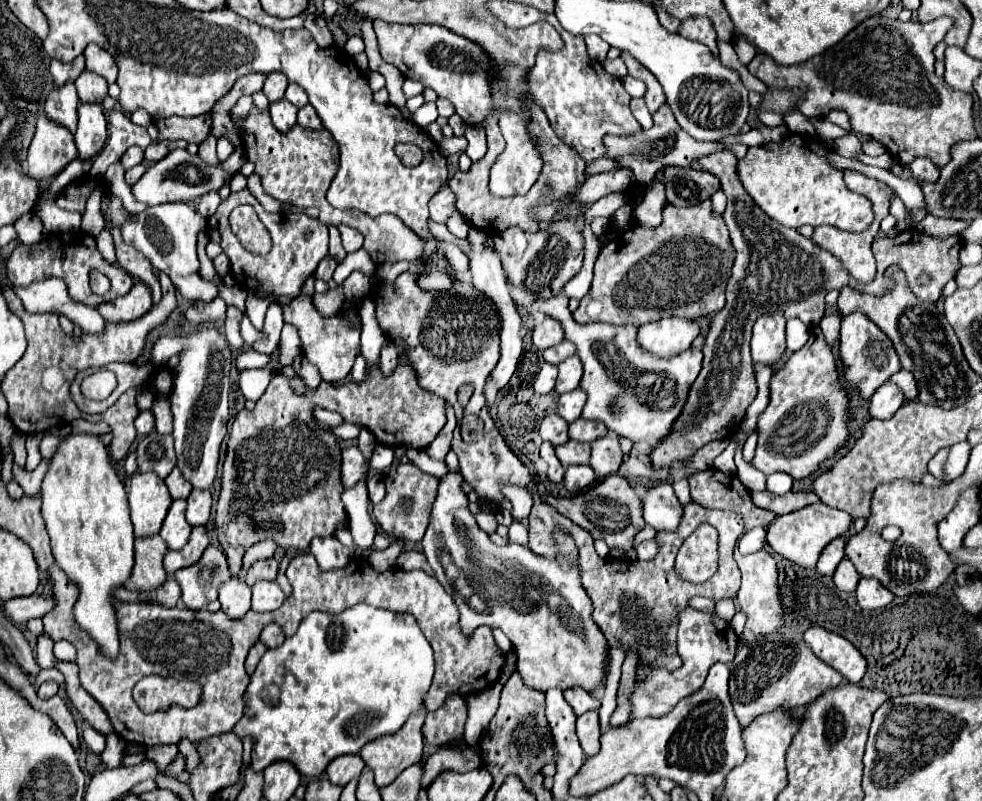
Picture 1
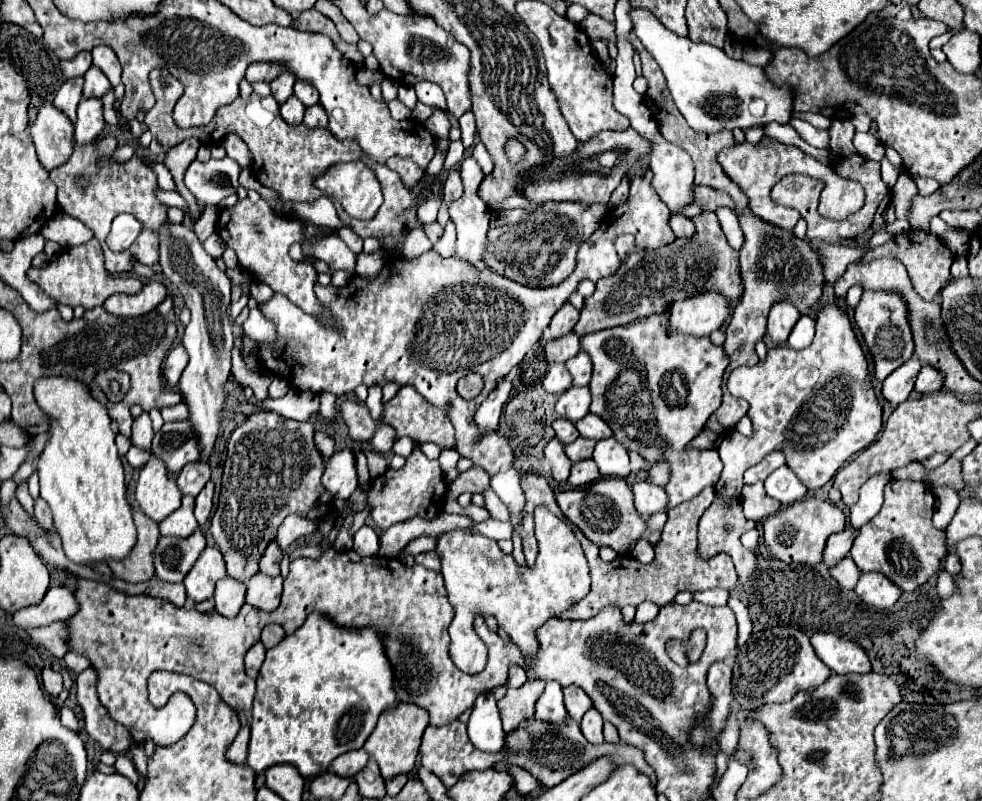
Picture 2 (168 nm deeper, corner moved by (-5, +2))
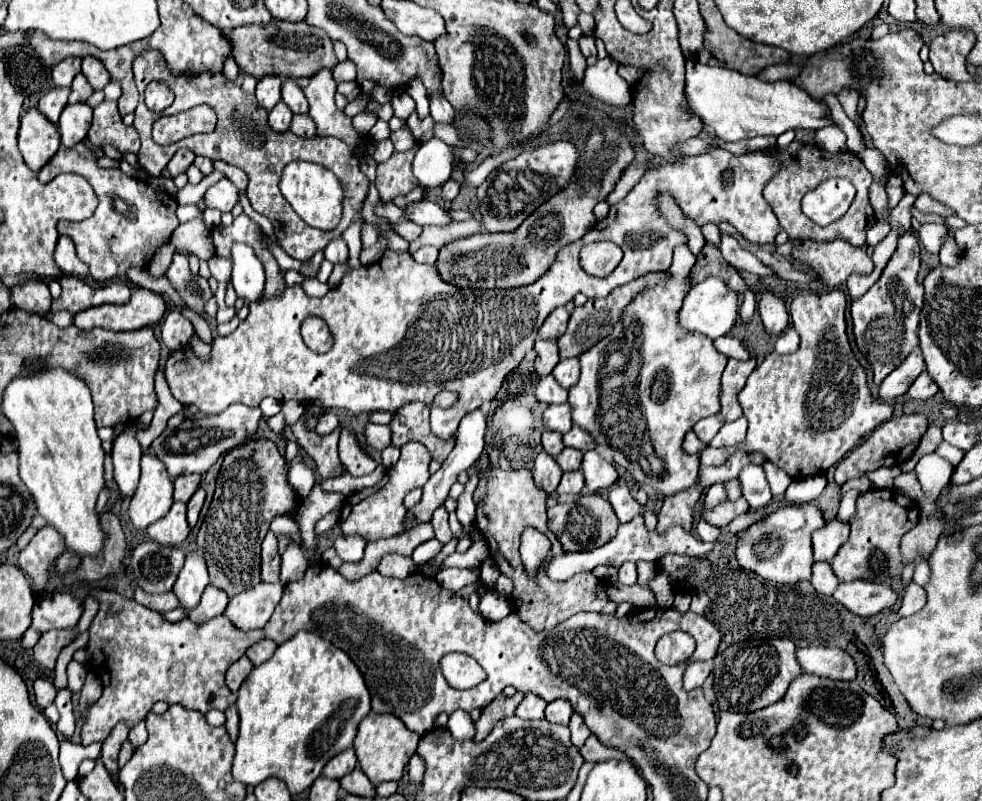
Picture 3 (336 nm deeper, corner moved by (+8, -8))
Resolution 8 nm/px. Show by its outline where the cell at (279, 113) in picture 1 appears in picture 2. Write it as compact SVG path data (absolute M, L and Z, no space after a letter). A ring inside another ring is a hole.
M294 95L280 105L280 113L282 113L282 119L286 119L288 123L302 123L302 117L304 117L304 105L302 101L298 101Z

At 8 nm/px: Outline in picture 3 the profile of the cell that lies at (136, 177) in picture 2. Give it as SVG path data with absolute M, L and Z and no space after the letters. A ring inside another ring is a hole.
M83 141L71 149L59 147L55 157L39 171L39 179L47 183L59 173L77 173L89 179L99 197L99 205L93 217L79 223L59 221L57 225L61 235L73 239L77 255L89 266L89 275L95 283L109 279L125 279L127 271L133 267L143 269L151 261L155 251L161 245L169 243L173 229L179 225L179 219L175 215L177 203L173 201L173 197L169 197L167 193L157 193L141 179L127 177L121 169L99 167L95 151Z

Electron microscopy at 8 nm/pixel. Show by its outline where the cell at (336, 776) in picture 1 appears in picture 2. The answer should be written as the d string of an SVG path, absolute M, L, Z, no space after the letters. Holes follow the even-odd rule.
M356 749L356 751L344 753L342 757L338 757L338 761L332 761L332 771L338 773L340 777L352 779L366 763L368 763L368 753L364 749Z

